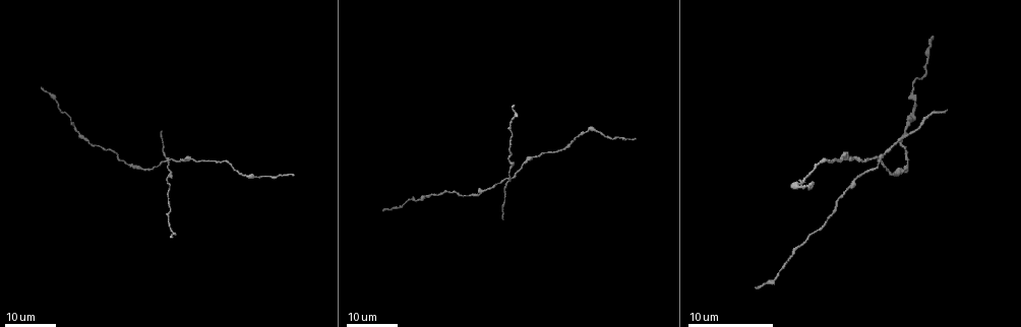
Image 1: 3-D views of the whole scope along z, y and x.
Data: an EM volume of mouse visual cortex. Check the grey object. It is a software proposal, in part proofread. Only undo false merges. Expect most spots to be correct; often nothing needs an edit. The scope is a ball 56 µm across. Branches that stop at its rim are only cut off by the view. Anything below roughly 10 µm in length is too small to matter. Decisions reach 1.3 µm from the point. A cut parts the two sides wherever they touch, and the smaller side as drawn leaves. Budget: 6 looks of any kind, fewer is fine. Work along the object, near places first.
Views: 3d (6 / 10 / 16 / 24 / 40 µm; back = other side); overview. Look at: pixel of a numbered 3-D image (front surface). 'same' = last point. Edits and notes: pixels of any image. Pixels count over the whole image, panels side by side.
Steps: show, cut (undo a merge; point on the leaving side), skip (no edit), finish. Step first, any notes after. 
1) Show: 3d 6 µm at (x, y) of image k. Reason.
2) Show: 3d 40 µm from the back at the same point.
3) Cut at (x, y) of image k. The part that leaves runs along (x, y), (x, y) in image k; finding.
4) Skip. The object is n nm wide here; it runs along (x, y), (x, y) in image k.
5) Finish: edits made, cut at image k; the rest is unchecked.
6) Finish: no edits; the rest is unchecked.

Show: 3d 24 µm at (194, 158) of image 1. Thick turns thin.

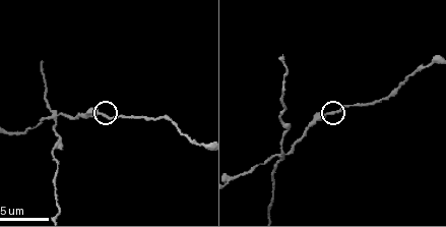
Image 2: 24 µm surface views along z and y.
Show: 3d 6 µm at (330, 115) of image 2. Closer look.

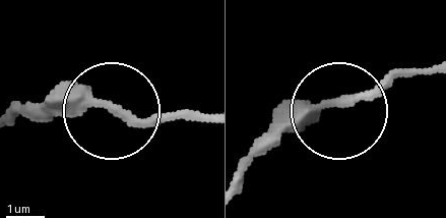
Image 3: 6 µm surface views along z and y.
Skip. It runs along (248, 166), (315, 111), (383, 95), (432, 68) in image 3; all the same neuron.

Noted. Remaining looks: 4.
Show: 3d 24 µm at (129, 164) of image 1. Calibre changes.

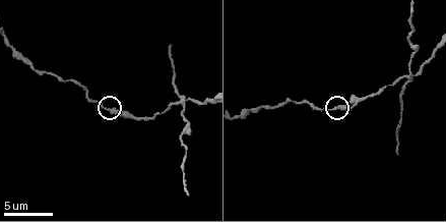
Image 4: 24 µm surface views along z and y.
Show: 3d 6 µm at (112, 110) of image 4.

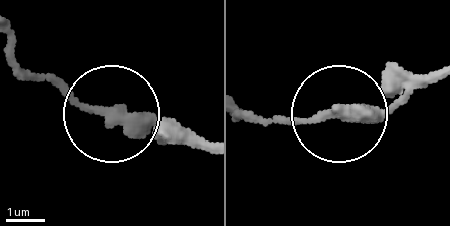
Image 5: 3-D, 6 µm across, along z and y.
Show: 3d 6 µm from the back at (110, 115) of image 5.

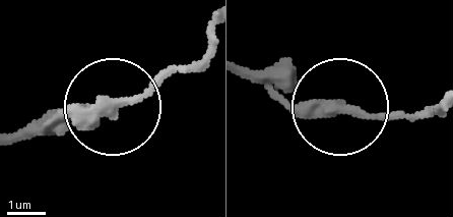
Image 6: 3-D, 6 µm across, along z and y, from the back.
Skip. The object is 340 nm wide here; it runs along (17, 131), (46, 128), (84, 102), (143, 96), (208, 47) in image 6; all the same neuron.

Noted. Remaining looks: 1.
Show: 3d 10 µm at (258, 106) of image 4. Calibre changes.

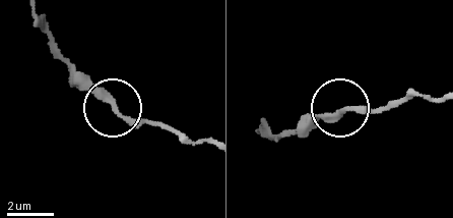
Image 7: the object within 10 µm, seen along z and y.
Skip. The object is 250 nm wide here; it runs along (434, 97), (340, 108), (302, 123) in image 7; continuous, no second neuron.

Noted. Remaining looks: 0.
Finish: no edits; the rest is unchecked.

